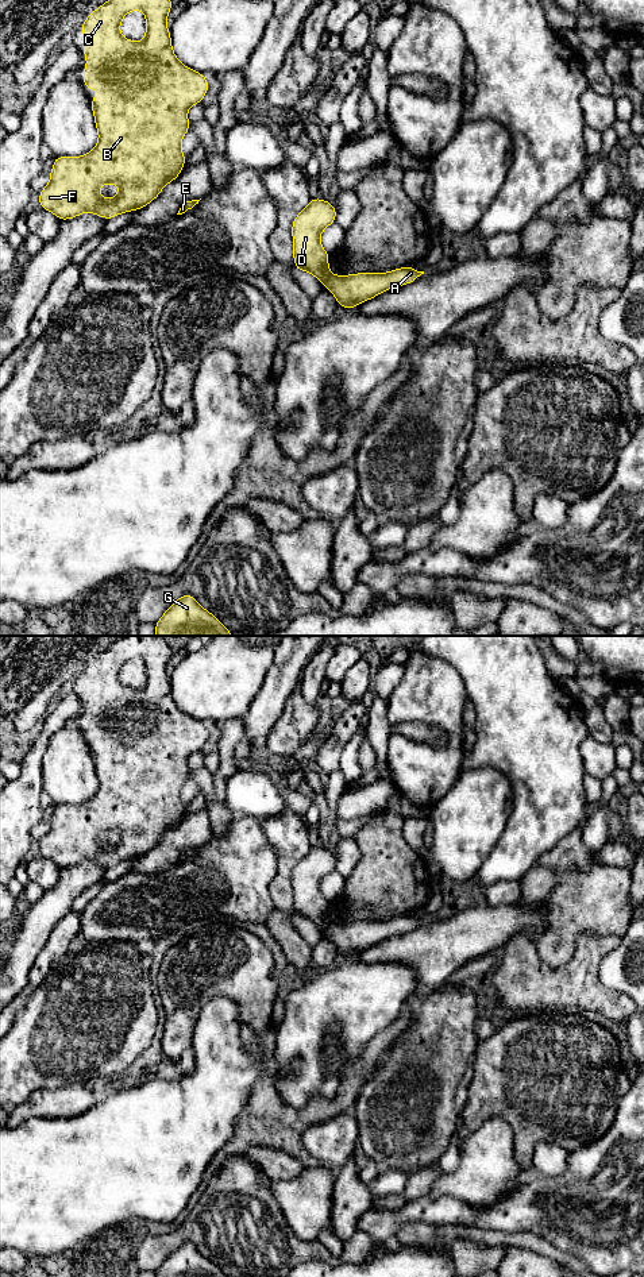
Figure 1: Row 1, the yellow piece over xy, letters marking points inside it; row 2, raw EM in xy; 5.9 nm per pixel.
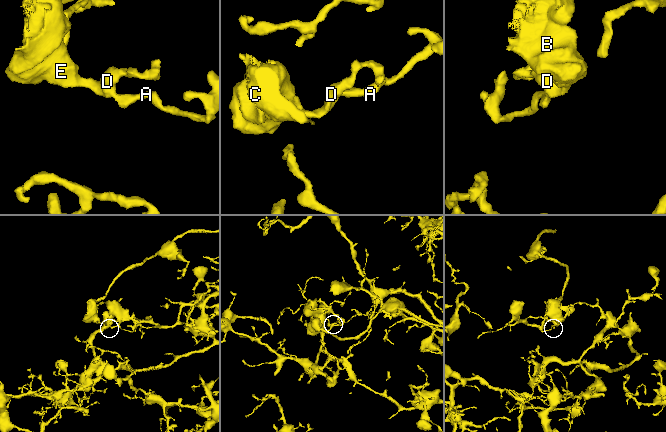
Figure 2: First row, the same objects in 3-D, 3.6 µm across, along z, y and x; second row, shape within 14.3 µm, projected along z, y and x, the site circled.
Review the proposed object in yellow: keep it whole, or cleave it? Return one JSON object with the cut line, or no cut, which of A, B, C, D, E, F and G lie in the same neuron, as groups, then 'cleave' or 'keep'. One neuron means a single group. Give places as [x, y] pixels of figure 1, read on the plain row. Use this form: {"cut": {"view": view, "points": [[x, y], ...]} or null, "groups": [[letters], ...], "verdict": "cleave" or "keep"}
{"cut": {"view": "xy", "points": [[331, 922], [323, 930]]}, "groups": [["A", "G"], ["B", "C", "D", "E", "F"]], "verdict": "cleave"}

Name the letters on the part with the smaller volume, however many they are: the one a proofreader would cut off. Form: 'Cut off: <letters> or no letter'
Cut off: B, C, D, E, F

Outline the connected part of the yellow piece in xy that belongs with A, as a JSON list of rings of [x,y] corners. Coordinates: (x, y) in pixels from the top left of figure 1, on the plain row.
[[[400,915],[387,921],[356,921],[329,923],[324,934],[336,945],[338,953],[352,957],[387,937],[414,930],[424,919],[414,915]]]

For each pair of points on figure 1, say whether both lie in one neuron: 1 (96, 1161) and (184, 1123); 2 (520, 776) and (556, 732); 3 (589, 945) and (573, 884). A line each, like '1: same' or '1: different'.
1: same
2: same
3: different

